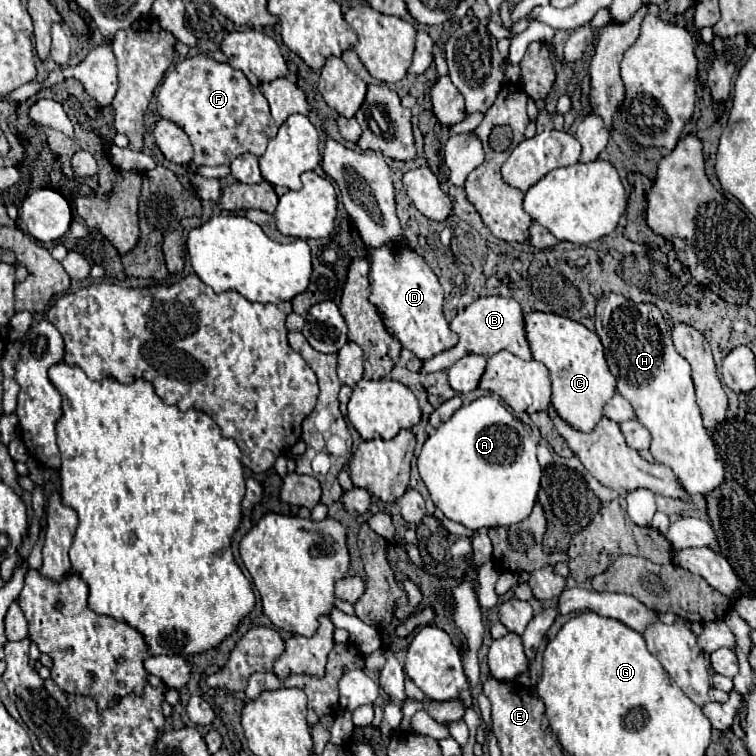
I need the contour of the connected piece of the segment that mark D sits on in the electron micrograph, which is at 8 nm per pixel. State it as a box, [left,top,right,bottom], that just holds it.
[370,247,458,361]

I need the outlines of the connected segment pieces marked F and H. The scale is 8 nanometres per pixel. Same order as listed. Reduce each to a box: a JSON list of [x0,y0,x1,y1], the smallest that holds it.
[[156,55,276,175],[596,293,724,497]]

